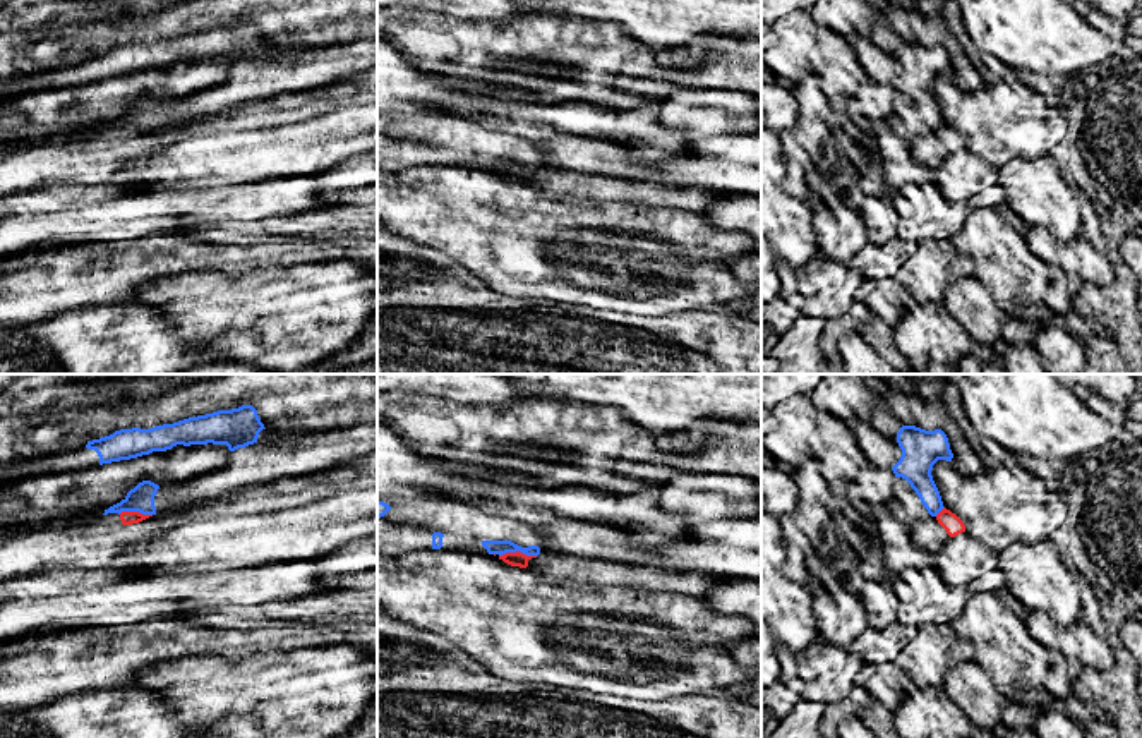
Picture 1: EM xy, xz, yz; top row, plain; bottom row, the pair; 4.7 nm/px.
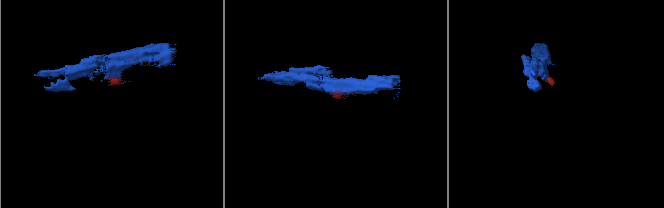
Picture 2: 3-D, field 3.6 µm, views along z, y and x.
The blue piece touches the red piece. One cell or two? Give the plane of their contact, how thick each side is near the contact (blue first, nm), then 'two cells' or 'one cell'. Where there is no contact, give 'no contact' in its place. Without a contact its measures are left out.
meets blue in xz; 70 nm thick on the blue side, 70 nm on the other; two cells

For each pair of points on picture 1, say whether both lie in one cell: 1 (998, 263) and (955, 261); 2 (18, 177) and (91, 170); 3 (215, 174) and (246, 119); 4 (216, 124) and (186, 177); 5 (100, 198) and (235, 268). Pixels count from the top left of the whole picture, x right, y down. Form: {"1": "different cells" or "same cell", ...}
{"1": "different cells", "2": "same cell", "3": "different cells", "4": "different cells", "5": "different cells"}

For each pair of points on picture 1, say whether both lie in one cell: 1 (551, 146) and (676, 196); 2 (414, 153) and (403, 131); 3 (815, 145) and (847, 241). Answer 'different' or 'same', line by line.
1: same
2: same
3: same

